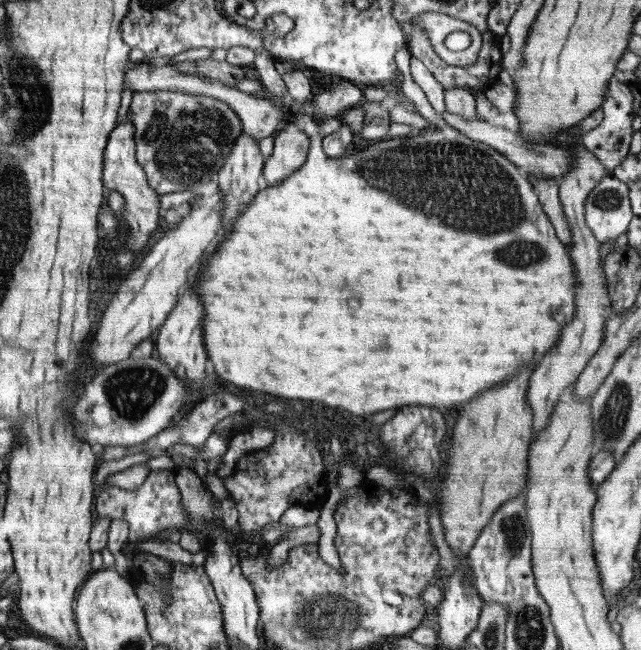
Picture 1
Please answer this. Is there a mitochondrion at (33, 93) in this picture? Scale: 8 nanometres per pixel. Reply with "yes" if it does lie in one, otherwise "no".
yes

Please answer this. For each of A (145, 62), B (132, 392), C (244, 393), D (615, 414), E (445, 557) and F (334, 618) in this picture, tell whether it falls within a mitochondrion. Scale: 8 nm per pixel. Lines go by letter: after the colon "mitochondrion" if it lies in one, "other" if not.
A: other
B: mitochondrion
C: other
D: mitochondrion
E: other
F: mitochondrion

